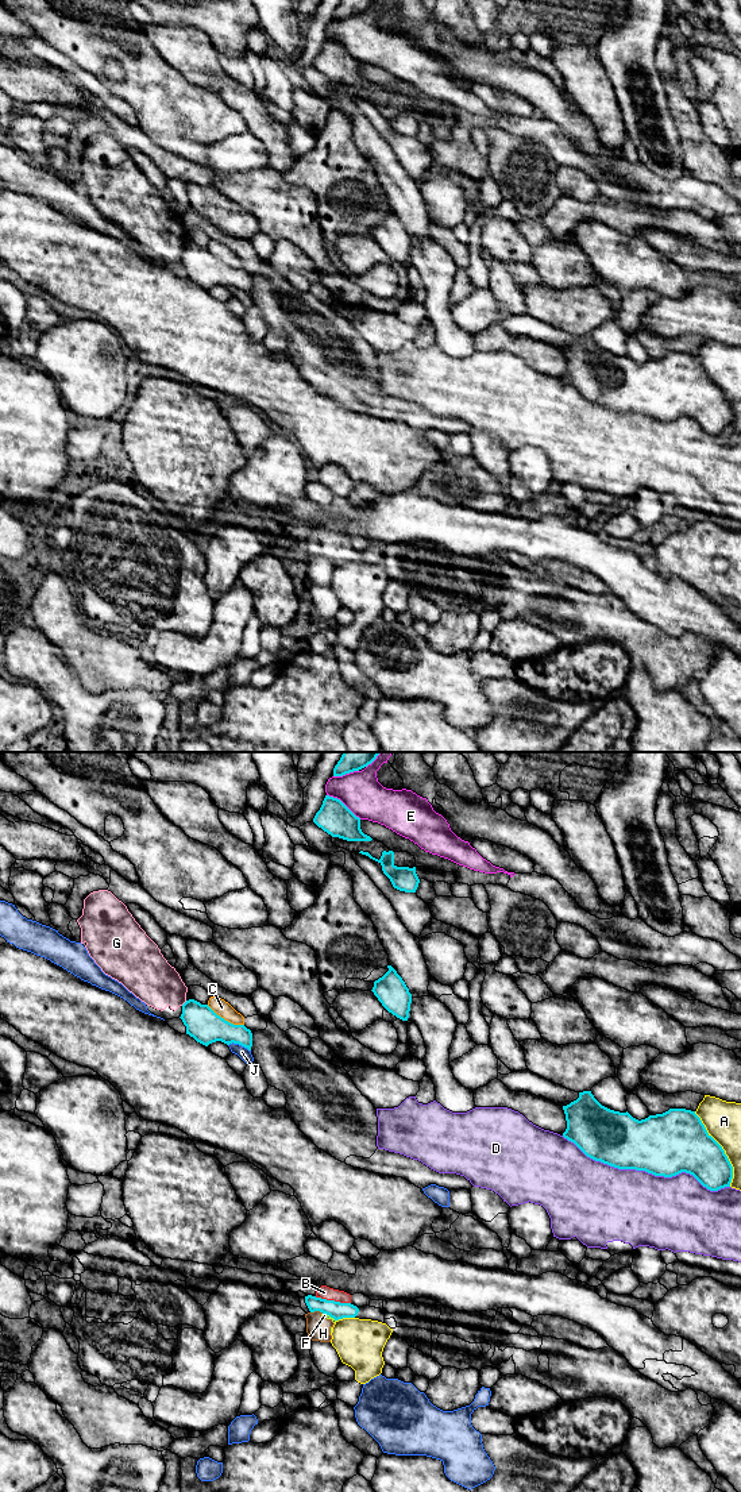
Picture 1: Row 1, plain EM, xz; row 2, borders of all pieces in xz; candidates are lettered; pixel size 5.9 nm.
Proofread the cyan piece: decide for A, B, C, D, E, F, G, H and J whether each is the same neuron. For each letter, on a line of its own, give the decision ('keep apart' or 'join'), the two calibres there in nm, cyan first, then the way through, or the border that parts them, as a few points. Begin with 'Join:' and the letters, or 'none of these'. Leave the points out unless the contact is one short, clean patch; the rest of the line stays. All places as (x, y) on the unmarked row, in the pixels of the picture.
Join: B
A: keep apart; 340 nm thick on the cyan side, 220 nm on the other
B: join; 110 nm thick on the cyan side, 80 nm on the other; runs through xz (336, 554), (332, 544), (324, 536)
C: keep apart; 200 nm thick on the cyan side, 90 nm on the other
D: keep apart; 380 nm thick on the cyan side, 440 nm on the other
E: keep apart; 200 nm thick on the cyan side, 240 nm on the other
F: keep apart; 110 nm thick on the cyan side, 30 nm on the other; border along xz (323, 556), (335, 565)
G: keep apart; 200 nm thick on the cyan side, 280 nm on the other
H: keep apart; 110 nm thick on the cyan side, 140 nm on the other
J: keep apart; 200 nm thick on the cyan side, 70 nm on the other

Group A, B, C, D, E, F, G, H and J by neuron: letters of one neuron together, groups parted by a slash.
A / B / C / D / E / F H / G / J

